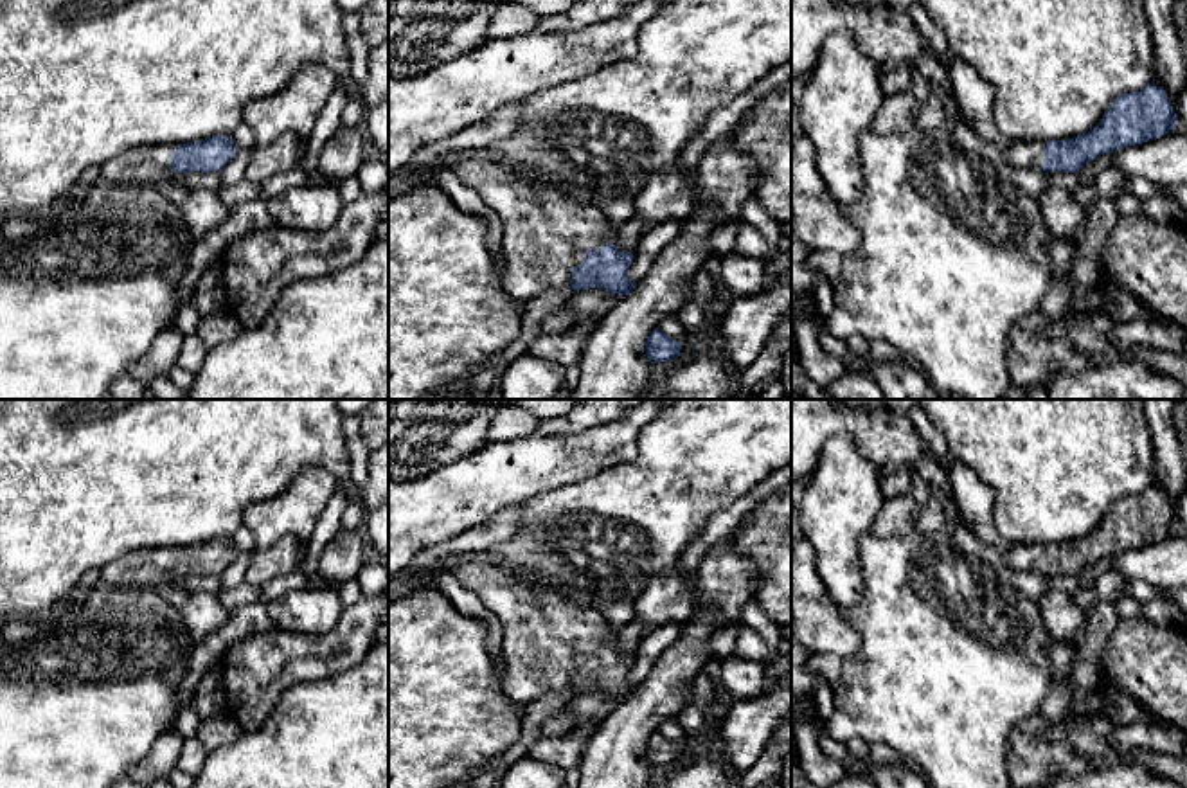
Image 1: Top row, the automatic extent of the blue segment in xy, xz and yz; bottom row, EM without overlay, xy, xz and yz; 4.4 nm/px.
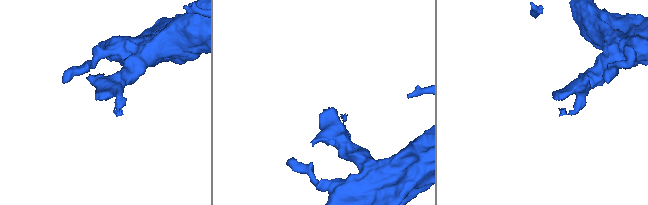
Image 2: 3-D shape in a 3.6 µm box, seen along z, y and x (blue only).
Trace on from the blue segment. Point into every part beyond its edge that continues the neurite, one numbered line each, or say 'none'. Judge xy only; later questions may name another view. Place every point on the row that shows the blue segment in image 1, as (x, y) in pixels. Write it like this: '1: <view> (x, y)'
1: xy (150, 164)

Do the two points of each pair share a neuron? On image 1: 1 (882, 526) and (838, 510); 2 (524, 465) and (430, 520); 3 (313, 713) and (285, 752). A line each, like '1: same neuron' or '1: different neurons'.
1: different neurons
2: same neuron
3: same neuron

